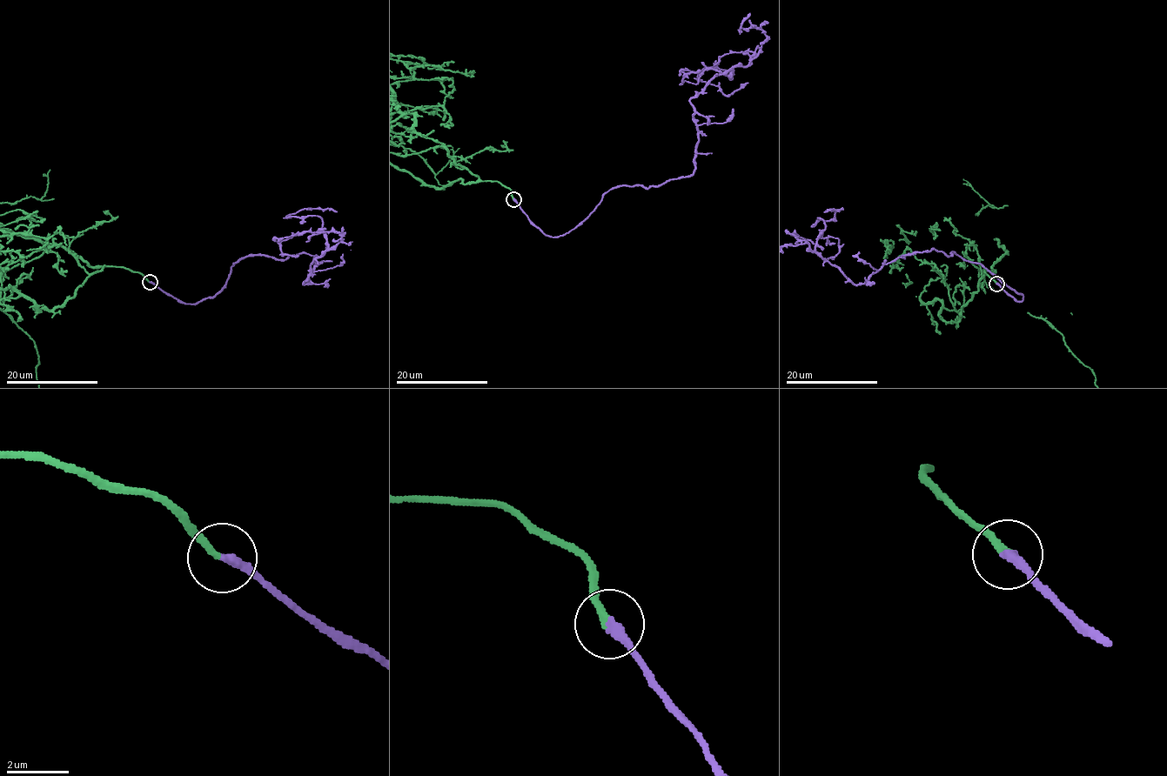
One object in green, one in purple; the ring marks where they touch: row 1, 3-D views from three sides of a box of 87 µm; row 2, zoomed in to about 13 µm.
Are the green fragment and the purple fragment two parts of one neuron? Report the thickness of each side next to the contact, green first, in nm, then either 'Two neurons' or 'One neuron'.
Thickness 240 nm (green) against 320 nm. One neuron

